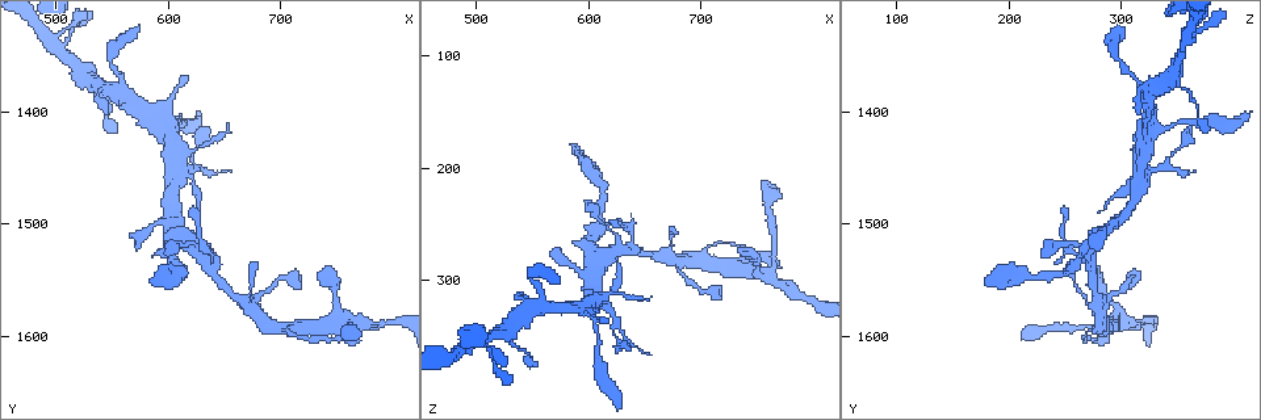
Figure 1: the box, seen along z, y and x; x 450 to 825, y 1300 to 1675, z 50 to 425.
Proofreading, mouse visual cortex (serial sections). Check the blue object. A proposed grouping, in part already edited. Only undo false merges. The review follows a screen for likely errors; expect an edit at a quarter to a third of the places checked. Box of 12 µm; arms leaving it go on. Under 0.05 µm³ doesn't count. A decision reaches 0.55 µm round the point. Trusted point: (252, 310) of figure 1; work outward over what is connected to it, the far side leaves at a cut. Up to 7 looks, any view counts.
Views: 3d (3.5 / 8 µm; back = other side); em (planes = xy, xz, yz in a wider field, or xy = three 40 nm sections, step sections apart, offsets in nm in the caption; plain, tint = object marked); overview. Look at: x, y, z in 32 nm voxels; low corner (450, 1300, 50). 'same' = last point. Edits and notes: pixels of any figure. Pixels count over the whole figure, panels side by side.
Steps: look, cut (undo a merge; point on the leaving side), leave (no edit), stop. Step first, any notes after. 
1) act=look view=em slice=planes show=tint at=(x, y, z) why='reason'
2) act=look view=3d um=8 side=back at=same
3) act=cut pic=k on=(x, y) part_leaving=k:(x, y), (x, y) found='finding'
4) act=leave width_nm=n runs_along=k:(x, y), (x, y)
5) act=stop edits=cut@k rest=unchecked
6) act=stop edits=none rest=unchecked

act=look view=3d um=3.5 at=(638, 1532, 272) why='sudden change in width'

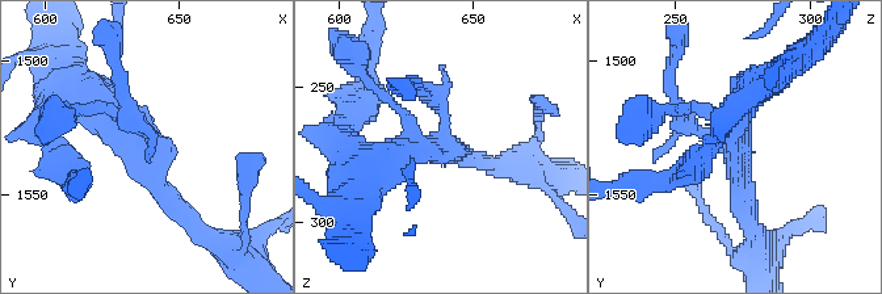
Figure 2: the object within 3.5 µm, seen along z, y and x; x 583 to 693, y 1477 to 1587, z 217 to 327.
act=look view=em slice=xy step=5 show=tint at=(639, 1533, 273) arms=4 arm_widths_nm=150,200,200,400 why='shape alone is not enough'

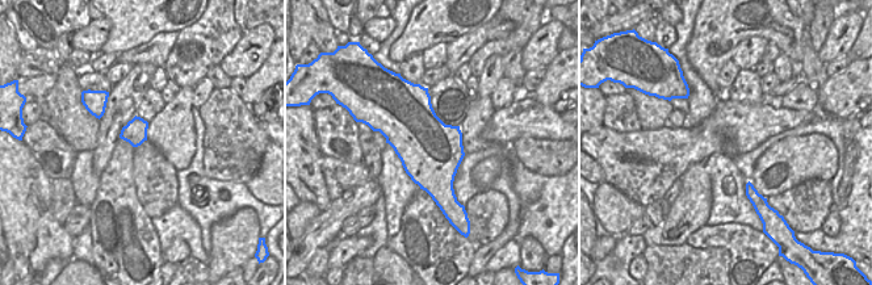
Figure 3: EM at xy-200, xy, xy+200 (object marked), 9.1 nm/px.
act=cut pic=2 on=(419, 89) found='two cells meet here'

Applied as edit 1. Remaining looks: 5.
act=look view=overview why='see it whole again'

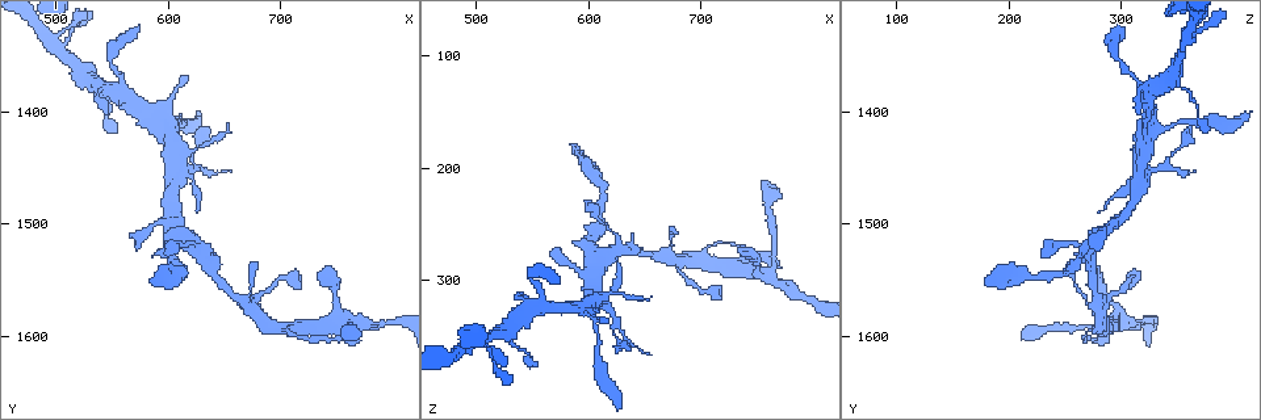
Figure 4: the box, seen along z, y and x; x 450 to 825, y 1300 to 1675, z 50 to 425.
act=look view=3d um=3.5 at=(622, 1448, 336) why='thick turns thin'

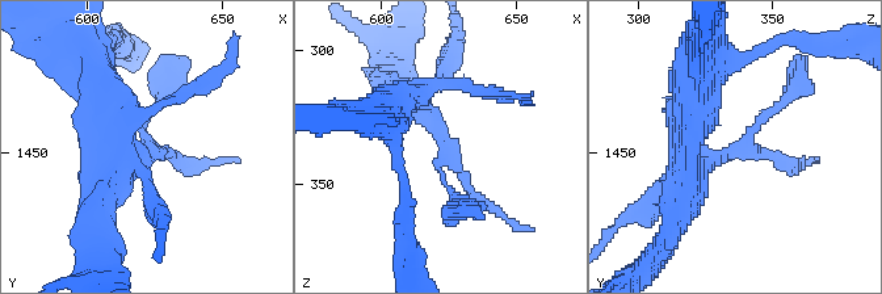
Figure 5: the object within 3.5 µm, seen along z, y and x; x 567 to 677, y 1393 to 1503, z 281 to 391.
act=look view=em slice=planes show=tint at=(623, 1449, 339) why='need the tissue'

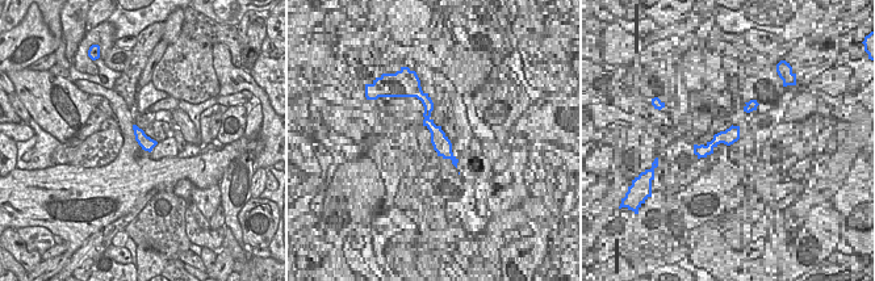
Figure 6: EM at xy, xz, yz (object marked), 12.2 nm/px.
act=leave runs_along=5:(687, 183), (797, 85) found='one cell here'

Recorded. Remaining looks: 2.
act=stop edits=cut@2 rest=unchecked

